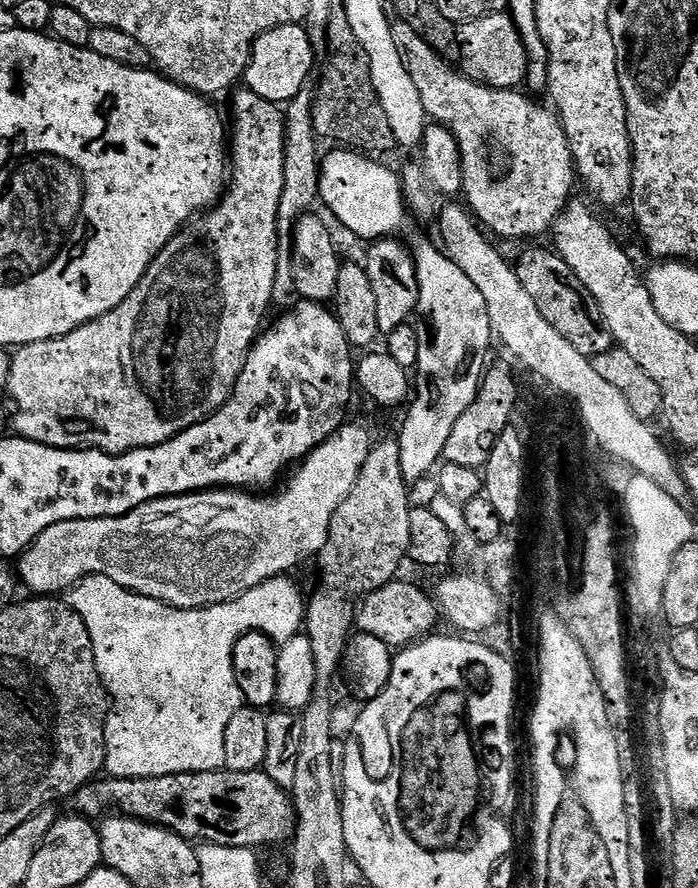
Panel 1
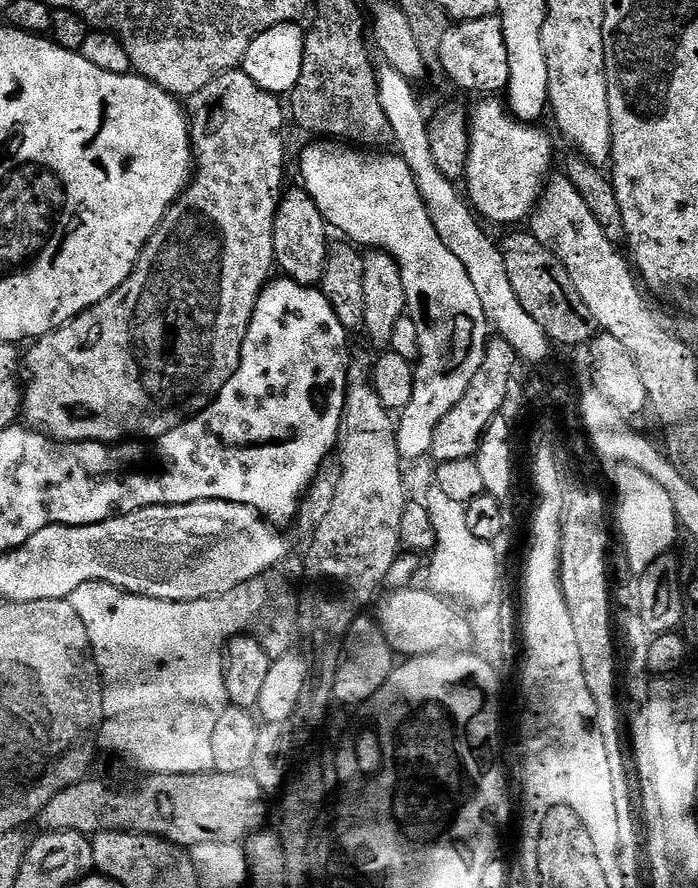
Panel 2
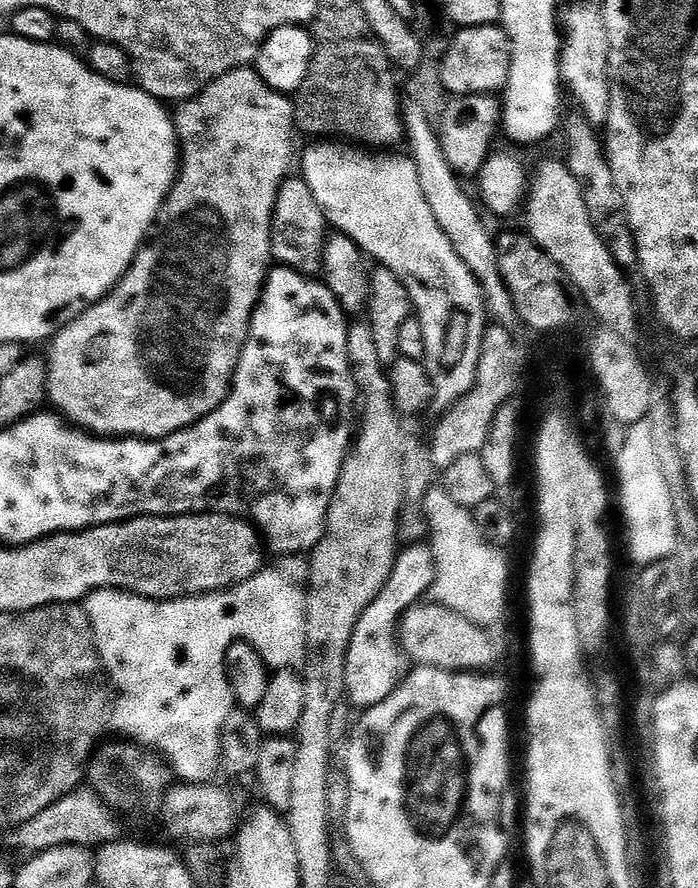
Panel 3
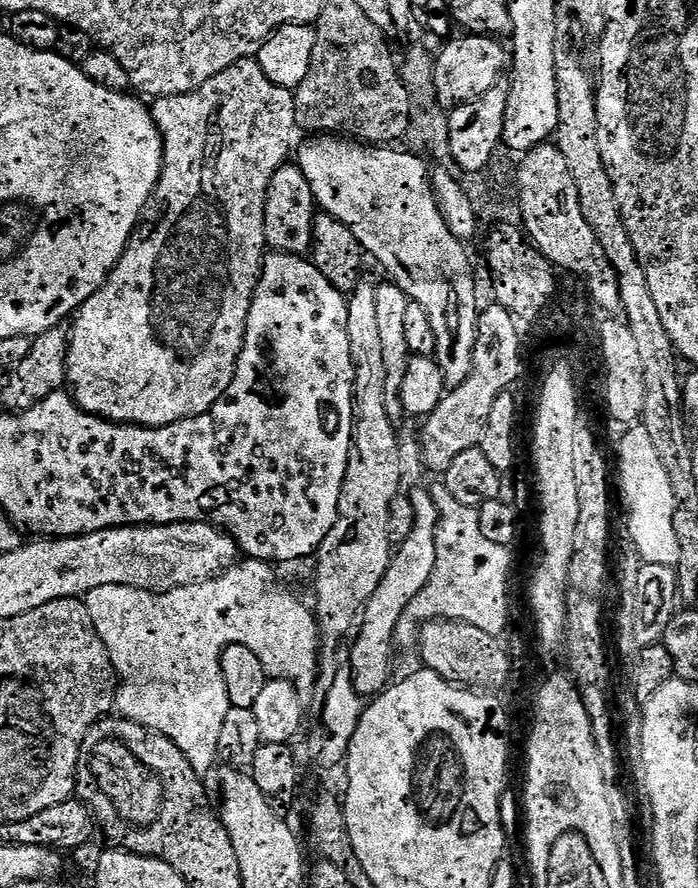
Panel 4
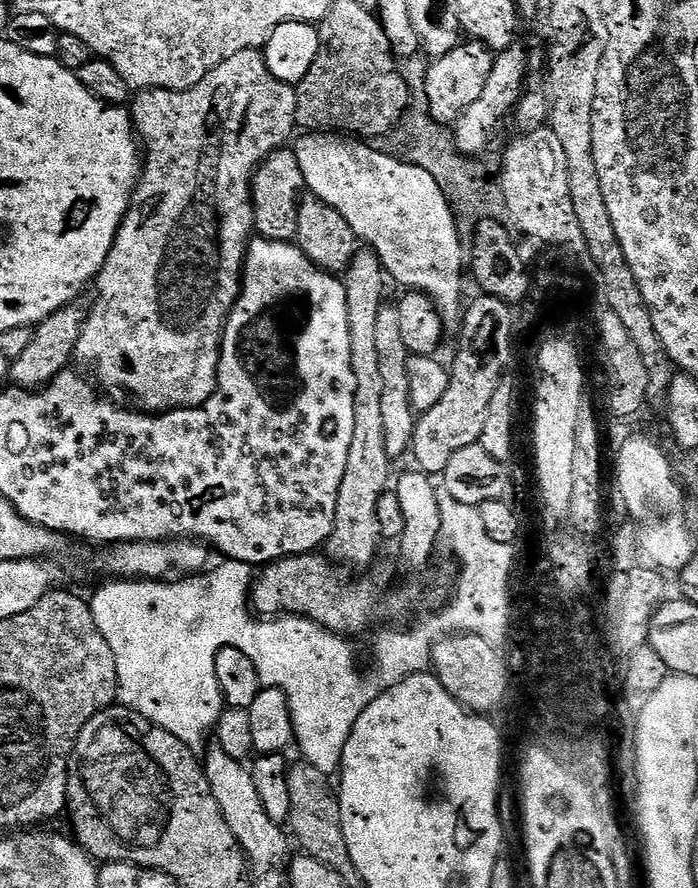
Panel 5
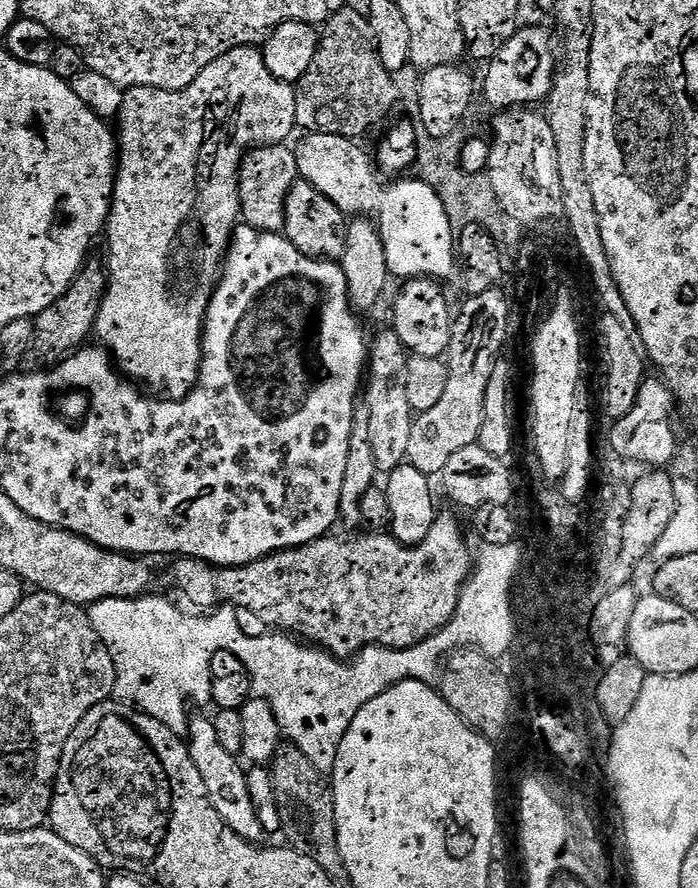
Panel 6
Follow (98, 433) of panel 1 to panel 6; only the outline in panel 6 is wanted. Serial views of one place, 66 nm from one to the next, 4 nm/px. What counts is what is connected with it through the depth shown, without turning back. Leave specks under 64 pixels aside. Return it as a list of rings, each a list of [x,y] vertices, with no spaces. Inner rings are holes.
[[[256,46],[235,48],[222,58],[210,62],[190,86],[182,90],[162,90],[161,88],[130,88],[124,93],[122,110],[118,117],[118,169],[116,172],[116,189],[112,192],[112,211],[108,213],[106,237],[108,236],[108,293],[100,307],[100,314],[96,319],[94,333],[97,340],[118,361],[118,368],[125,377],[149,384],[157,393],[165,397],[182,400],[190,395],[192,389],[200,382],[200,364],[204,361],[203,338],[208,319],[208,307],[212,296],[216,293],[216,286],[220,283],[224,271],[224,257],[232,247],[232,238],[242,220],[240,210],[240,178],[244,155],[261,144],[283,144],[292,131],[297,131],[296,122],[296,94],[297,89],[287,80],[280,80],[272,72],[263,51]]]

